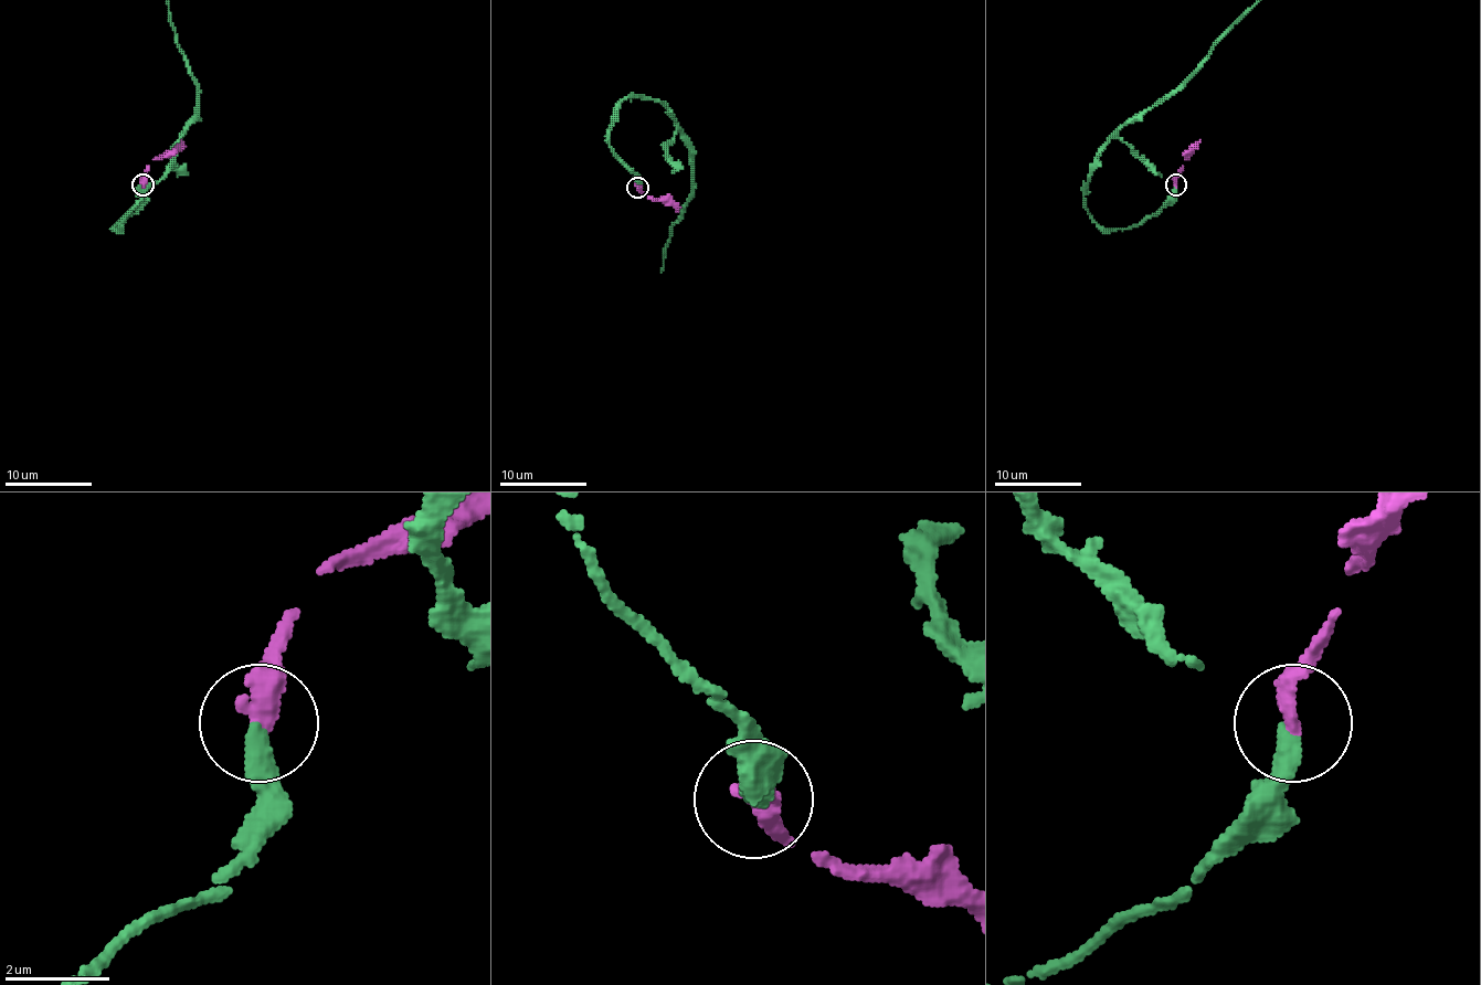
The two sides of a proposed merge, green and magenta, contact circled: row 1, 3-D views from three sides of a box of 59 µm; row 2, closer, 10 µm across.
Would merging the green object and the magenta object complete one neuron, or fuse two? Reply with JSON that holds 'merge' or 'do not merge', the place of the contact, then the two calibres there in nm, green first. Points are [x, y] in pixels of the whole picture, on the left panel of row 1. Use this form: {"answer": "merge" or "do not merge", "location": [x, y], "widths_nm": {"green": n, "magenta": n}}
{"answer": "merge", "location": [143, 184], "widths_nm": {"green": 400, "magenta": 400}}

